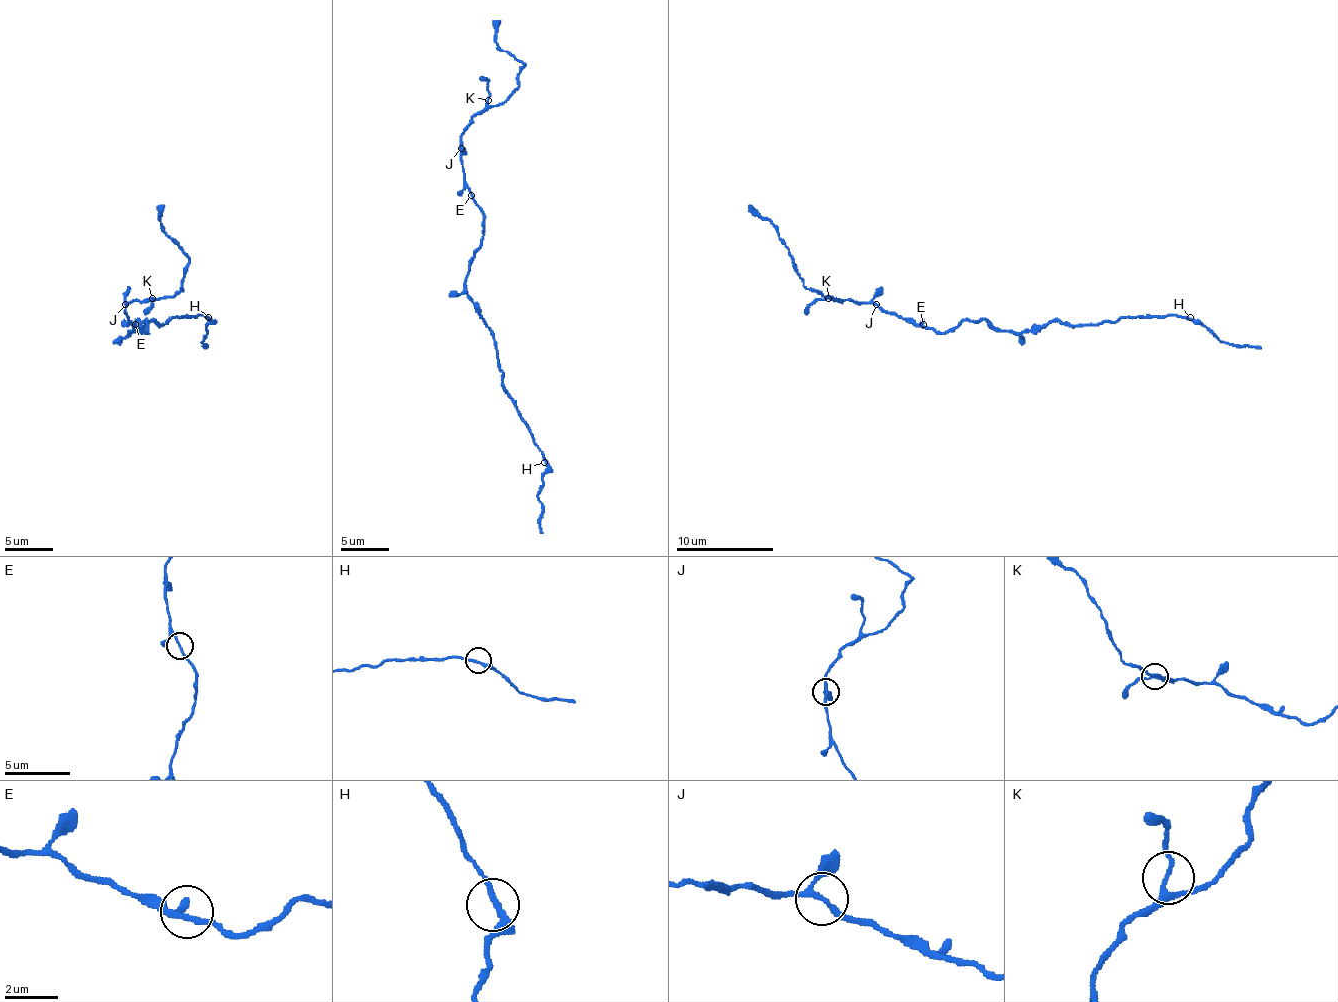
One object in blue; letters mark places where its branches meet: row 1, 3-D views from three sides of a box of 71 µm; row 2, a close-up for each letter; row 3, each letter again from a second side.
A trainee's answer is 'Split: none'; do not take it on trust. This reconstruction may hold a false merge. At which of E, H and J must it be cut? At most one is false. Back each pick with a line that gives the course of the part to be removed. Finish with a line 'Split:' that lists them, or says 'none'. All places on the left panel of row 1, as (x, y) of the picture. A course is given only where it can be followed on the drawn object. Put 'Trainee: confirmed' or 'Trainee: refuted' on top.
Trainee: confirmed
Split: none

